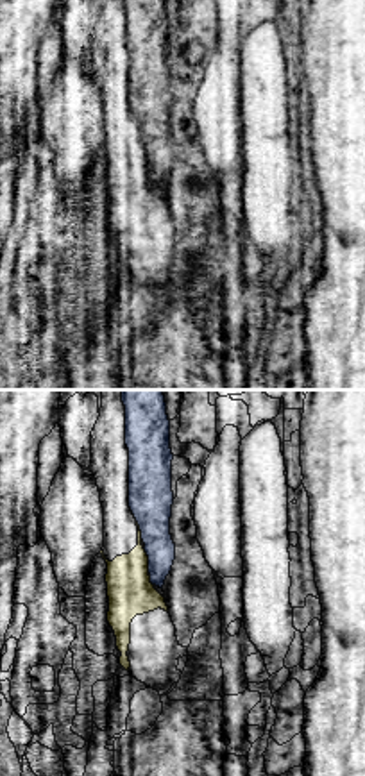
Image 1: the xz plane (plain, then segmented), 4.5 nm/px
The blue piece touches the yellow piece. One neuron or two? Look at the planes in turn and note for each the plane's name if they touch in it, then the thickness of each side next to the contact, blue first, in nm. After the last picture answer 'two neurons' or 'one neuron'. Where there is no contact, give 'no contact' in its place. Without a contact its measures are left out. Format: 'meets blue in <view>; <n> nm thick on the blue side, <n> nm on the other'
meets blue in xz; 190 nm thick on the blue side, 200 nm on the other

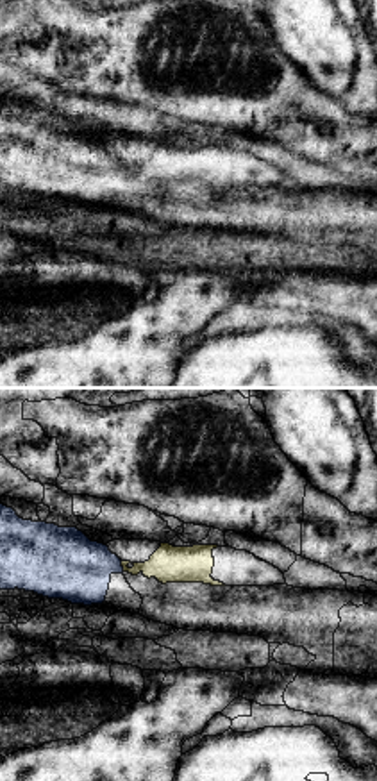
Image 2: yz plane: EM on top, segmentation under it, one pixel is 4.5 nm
meets blue in yz; 300 nm thick on the blue side, 170 nm on the other

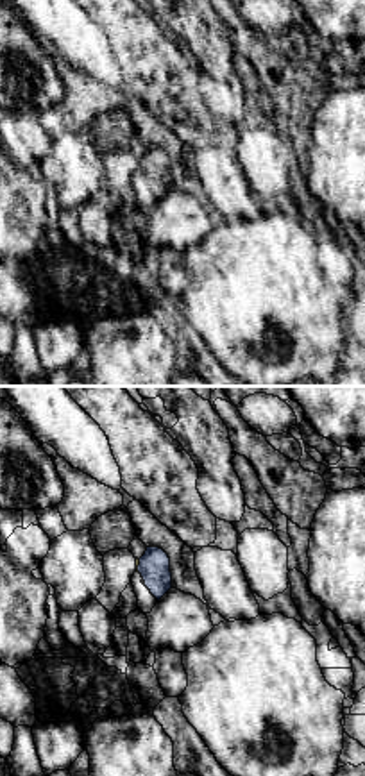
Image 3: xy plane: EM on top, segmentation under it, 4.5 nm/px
meets blue in xy; 140 nm thick on the blue side, 20 nm on the other

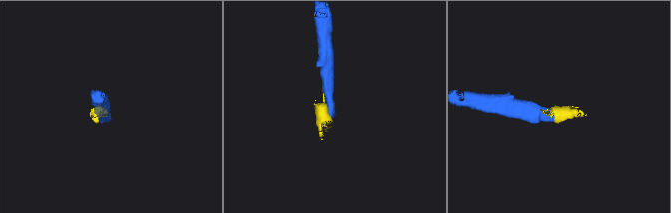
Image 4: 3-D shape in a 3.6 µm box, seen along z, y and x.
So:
two neurons

